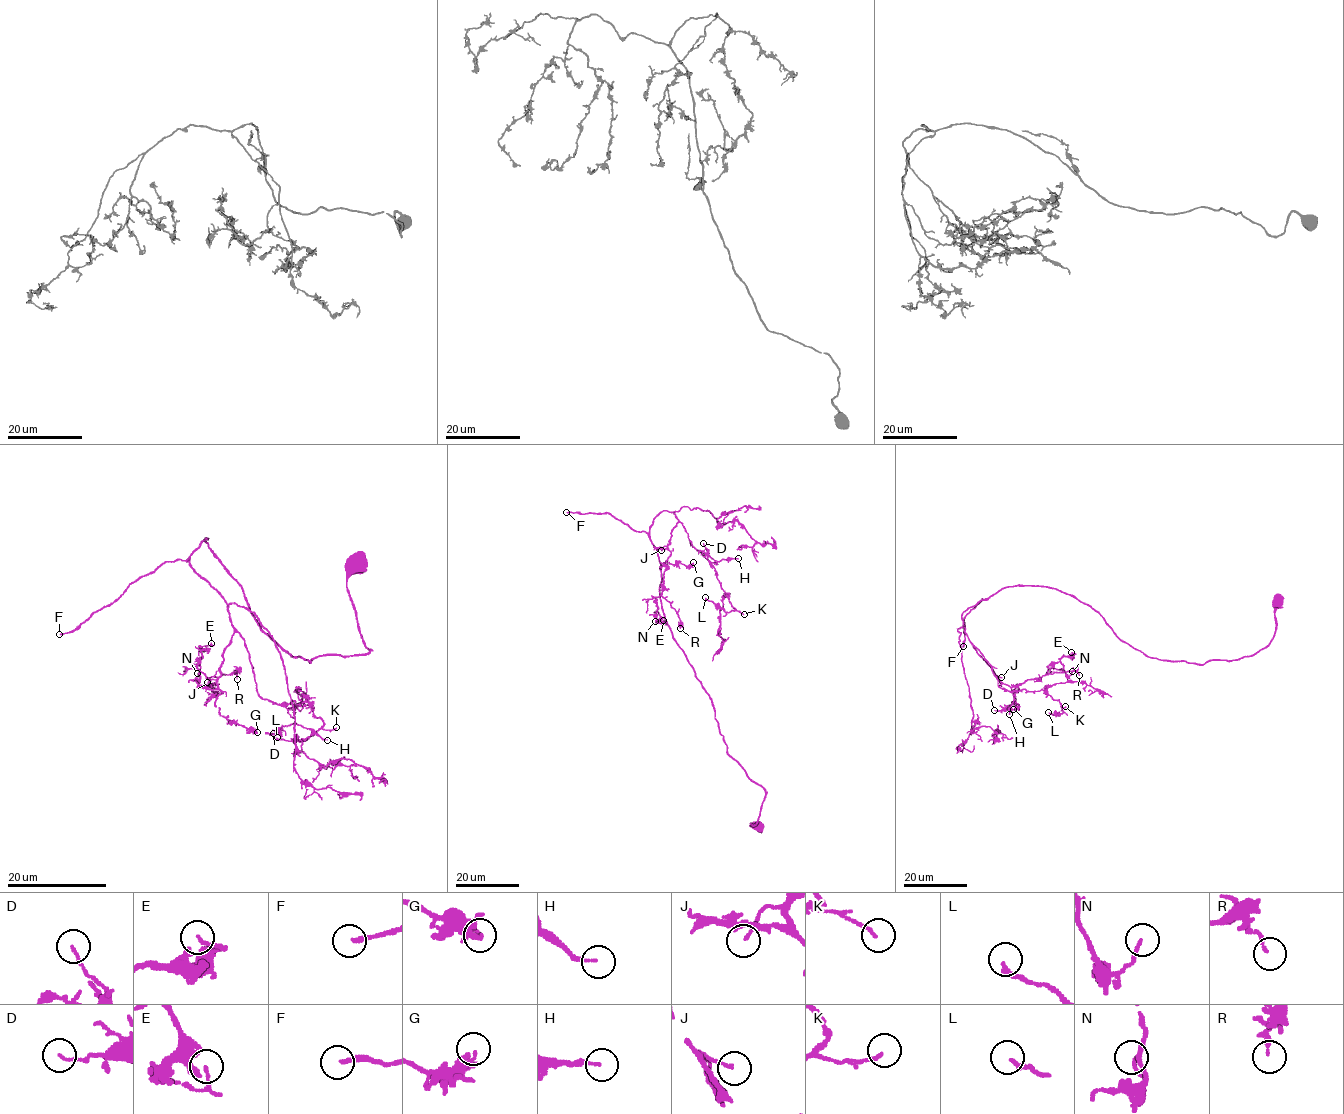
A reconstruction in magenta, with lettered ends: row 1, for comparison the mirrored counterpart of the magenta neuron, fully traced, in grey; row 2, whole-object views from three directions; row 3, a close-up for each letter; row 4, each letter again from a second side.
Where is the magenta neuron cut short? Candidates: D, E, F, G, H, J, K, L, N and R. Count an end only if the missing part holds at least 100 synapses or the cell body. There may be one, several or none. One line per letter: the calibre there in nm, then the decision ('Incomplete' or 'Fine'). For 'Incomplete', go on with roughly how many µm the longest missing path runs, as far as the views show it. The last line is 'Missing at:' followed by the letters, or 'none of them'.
D: Thickness 130 nm. Fine
E: Thickness 90 nm. Fine
F: Thickness 160 nm. Incomplete. Missing length about 80 µm
G: Thickness 160 nm. Fine
H: Thickness 130 nm. Fine
J: Thickness 130 nm. Fine
K: Thickness 140 nm. Fine
L: Thickness 170 nm. Fine
N: Thickness 130 nm. Fine
R: Thickness 140 nm. Fine
Missing at: F

